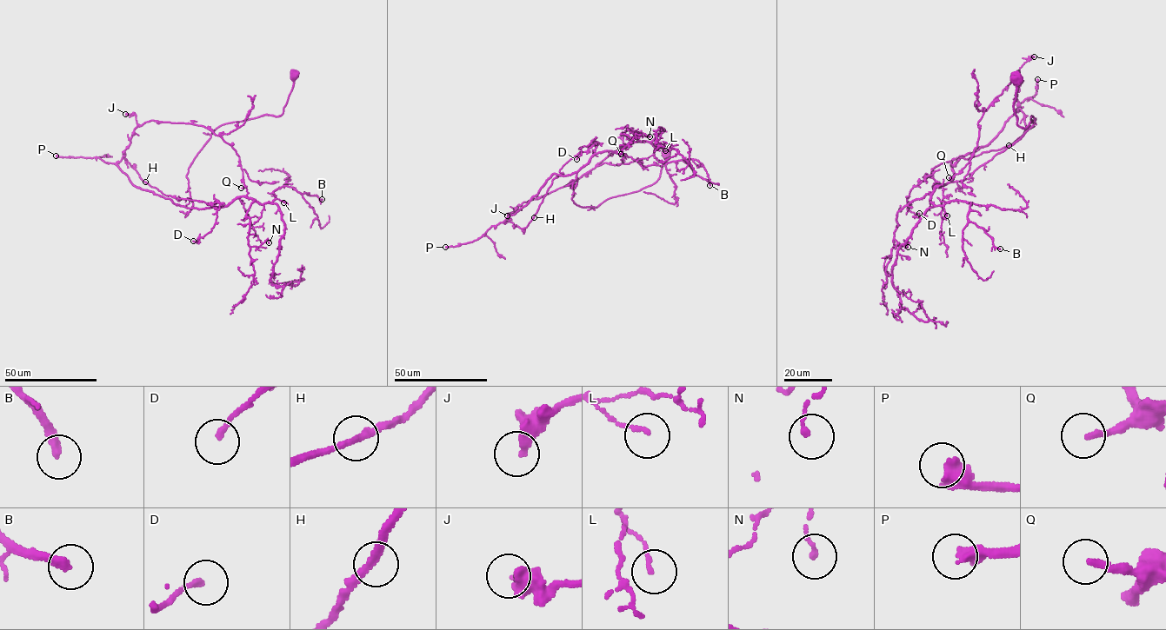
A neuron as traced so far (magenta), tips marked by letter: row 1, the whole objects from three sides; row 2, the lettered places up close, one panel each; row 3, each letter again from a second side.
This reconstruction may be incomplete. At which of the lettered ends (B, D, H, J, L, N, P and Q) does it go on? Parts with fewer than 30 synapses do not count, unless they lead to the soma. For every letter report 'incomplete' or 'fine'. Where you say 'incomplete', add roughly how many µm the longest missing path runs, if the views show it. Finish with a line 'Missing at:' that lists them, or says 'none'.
B: incomplete; missing 30 µm
D: fine
H: fine
J: fine
L: fine
N: fine
P: incomplete; missing 300 µm
Q: fine
Missing at: B, P

